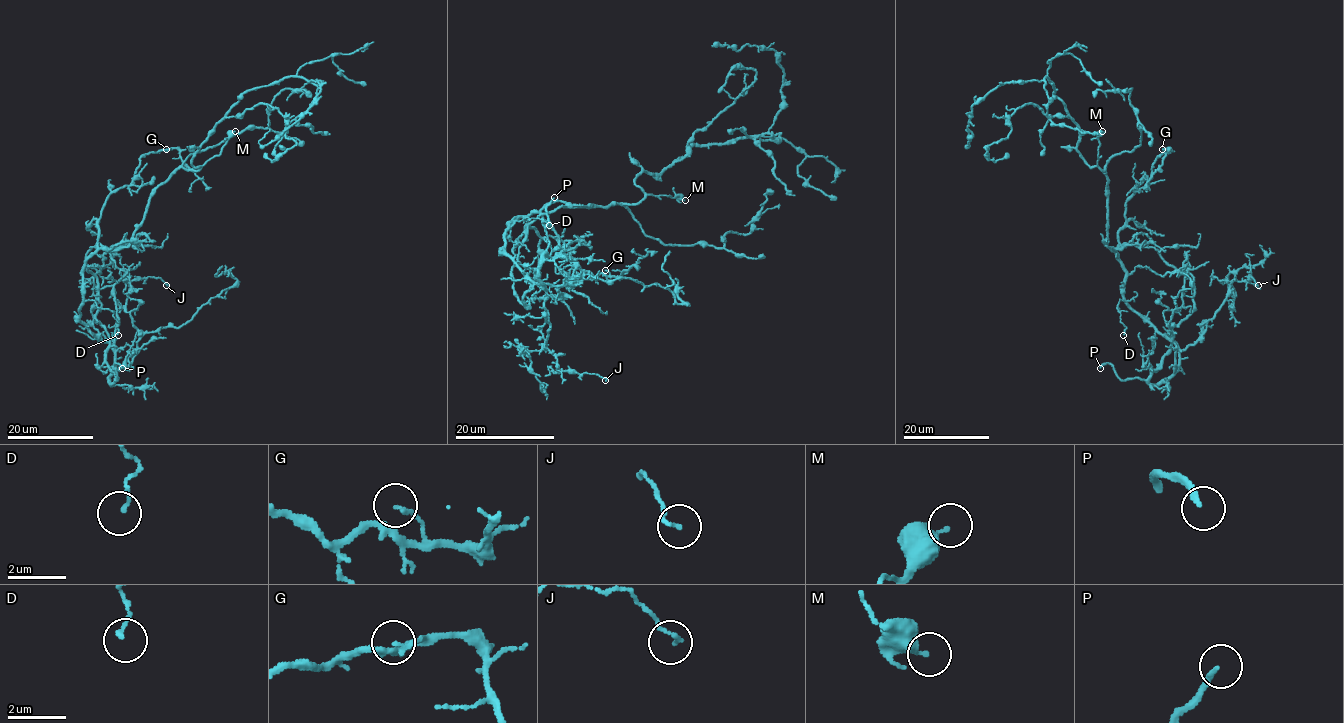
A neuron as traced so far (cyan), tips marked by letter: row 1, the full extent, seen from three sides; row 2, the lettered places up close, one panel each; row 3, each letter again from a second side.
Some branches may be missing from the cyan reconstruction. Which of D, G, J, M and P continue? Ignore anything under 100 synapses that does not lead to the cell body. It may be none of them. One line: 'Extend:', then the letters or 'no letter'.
Extend: P

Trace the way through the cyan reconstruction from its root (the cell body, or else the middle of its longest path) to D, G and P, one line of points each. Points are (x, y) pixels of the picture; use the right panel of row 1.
D: (1107, 223), (1107, 245), (1115, 249), (1125, 272), (1124, 300), (1120, 299), (1117, 307), (1125, 327), (1123, 335)
G: (1107, 223), (1114, 250), (1125, 203), (1167, 152), (1162, 149)
P: (1107, 223), (1107, 245), (1125, 272), (1123, 299), (1173, 341), (1146, 380), (1121, 380), (1109, 364), (1100, 368)

